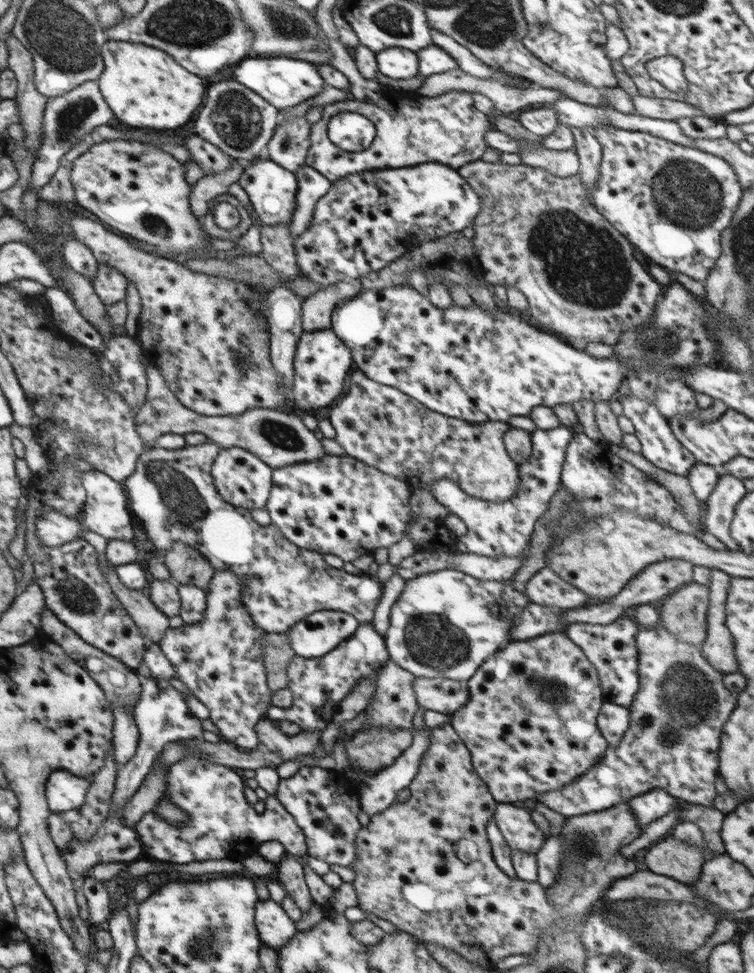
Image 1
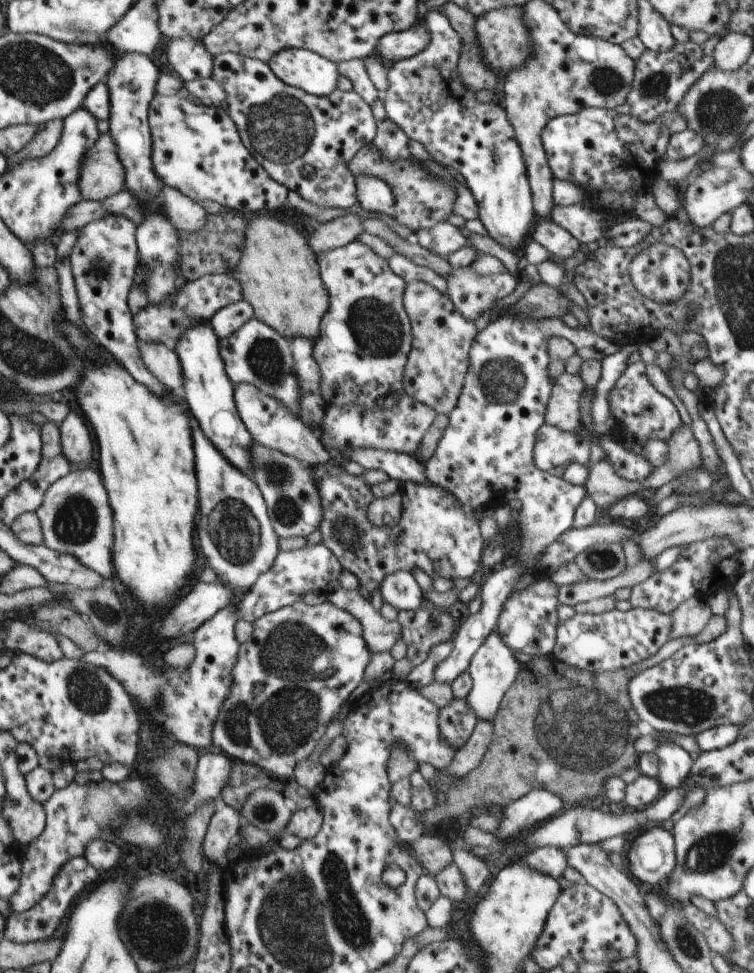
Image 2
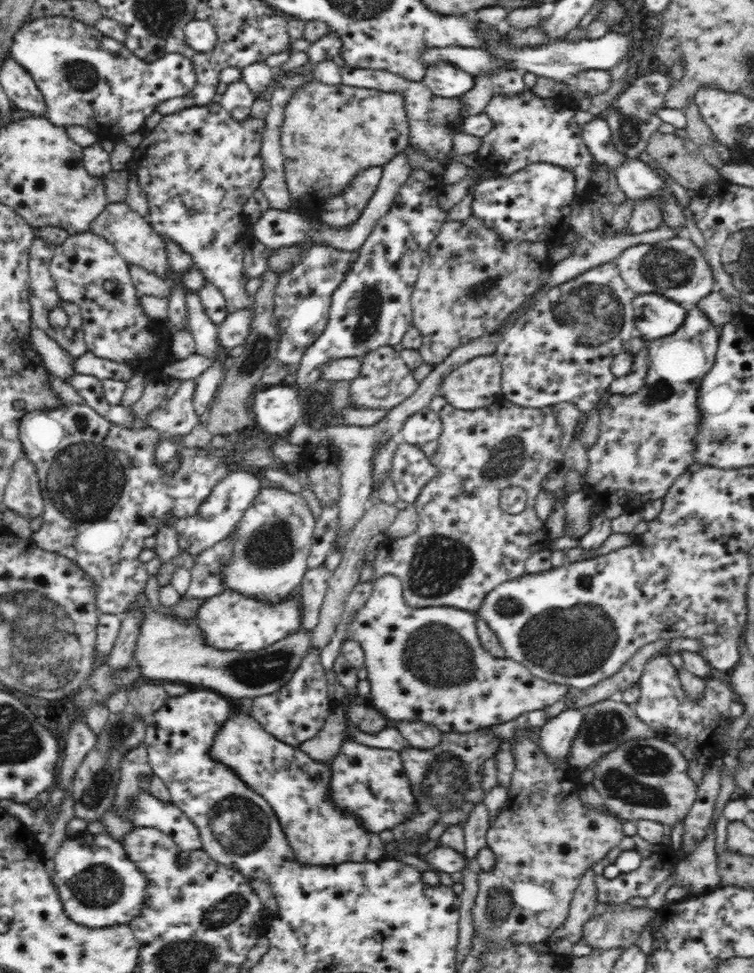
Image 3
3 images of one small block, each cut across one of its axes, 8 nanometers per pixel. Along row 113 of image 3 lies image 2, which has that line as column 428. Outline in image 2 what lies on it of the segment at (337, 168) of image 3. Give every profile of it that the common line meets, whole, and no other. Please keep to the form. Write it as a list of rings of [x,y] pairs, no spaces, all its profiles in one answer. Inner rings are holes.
[[[406,281],[403,304],[412,325],[412,350],[404,370],[402,392],[430,406],[438,415],[449,415],[464,386],[468,354],[479,333],[476,322],[464,318],[447,294],[424,281]]]

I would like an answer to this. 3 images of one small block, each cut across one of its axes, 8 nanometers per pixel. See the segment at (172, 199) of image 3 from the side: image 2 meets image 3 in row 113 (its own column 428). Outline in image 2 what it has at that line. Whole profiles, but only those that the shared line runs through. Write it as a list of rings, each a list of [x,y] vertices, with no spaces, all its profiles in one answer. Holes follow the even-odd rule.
[[[363,146],[349,162],[350,170],[354,176],[366,174],[384,180],[392,189],[395,198],[393,218],[398,225],[408,227],[413,236],[418,230],[430,230],[439,222],[446,223],[454,212],[454,202],[458,198],[458,190],[450,186],[450,182],[444,182],[442,178],[428,174],[422,168],[422,161],[412,156],[410,153],[403,153],[396,158],[396,162],[388,162],[384,154],[374,146]]]

